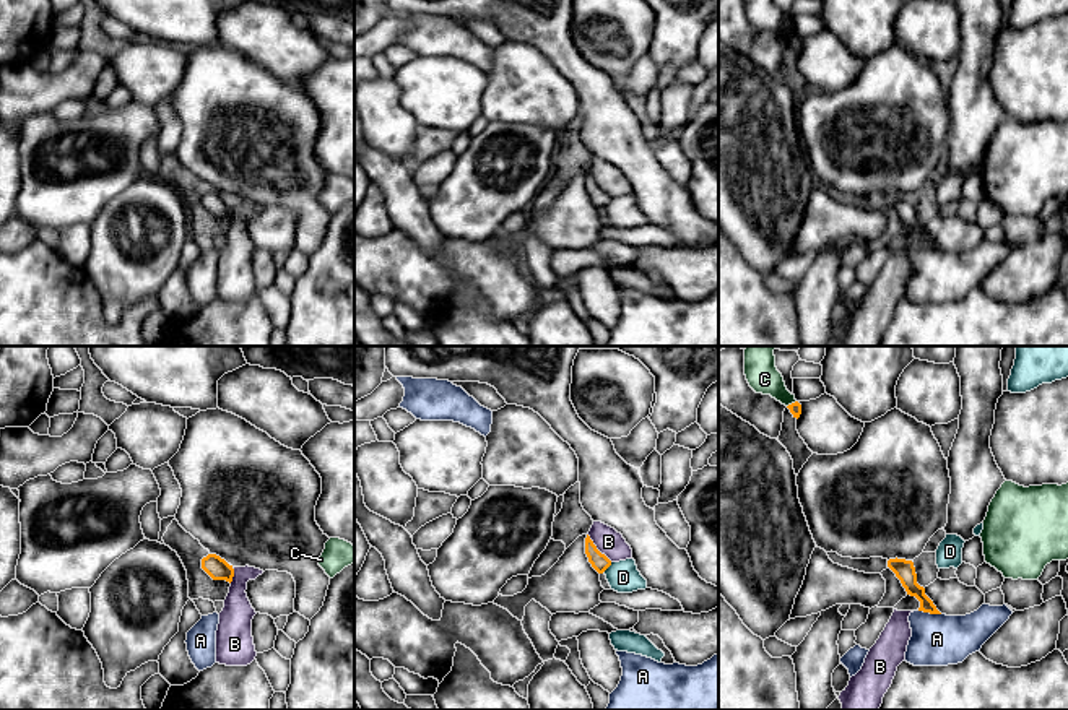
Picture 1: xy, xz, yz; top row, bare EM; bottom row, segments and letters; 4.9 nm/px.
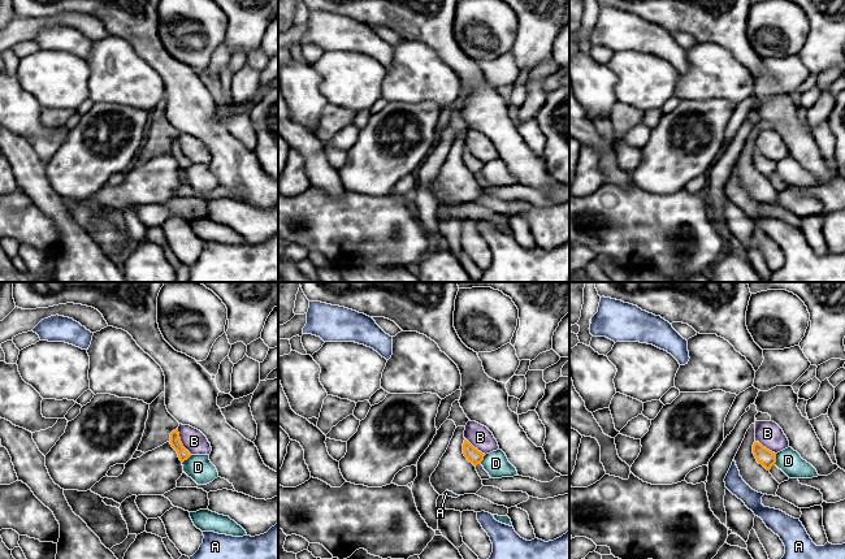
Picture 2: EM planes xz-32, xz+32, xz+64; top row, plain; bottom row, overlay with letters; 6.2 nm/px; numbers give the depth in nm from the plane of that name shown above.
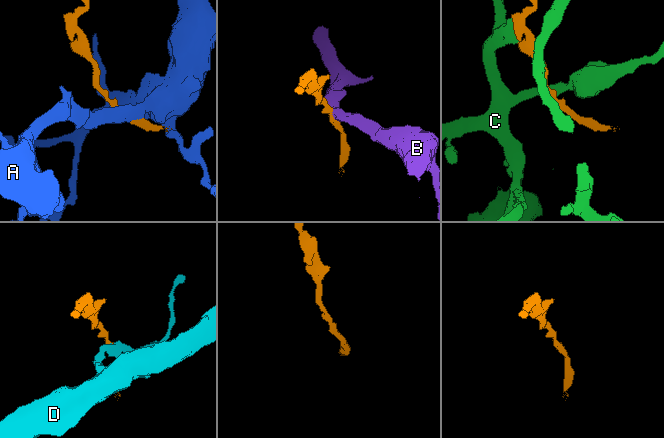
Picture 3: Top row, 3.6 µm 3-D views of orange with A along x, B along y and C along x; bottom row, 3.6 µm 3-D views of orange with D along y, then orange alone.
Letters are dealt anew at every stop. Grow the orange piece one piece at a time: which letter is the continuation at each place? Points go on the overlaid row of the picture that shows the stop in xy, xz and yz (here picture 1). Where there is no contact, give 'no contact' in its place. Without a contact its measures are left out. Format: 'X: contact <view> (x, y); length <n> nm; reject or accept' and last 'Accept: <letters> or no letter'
A: contact yz (930, 613); length 110 nm; reject
B: contact xz (595, 548); length 190 nm; reject
C: contact yz (792, 403); length 60 nm; reject
D: contact xz (607, 567); length 80 nm; reject
Accept: no letter

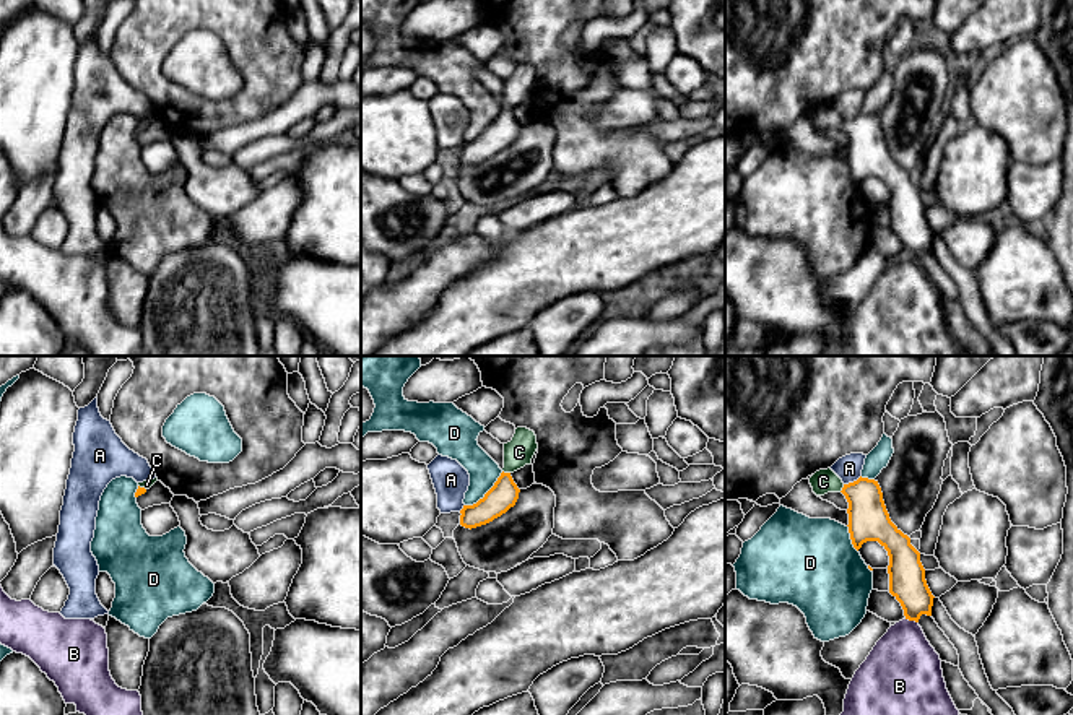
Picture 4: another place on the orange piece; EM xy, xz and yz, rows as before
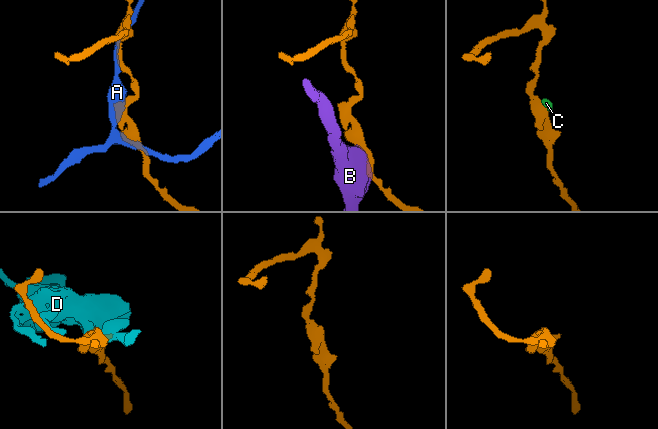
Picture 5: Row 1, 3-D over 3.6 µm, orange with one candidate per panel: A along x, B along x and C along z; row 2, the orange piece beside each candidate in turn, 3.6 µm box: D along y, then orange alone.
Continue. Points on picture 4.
A: contact yz (854, 481); length 100 nm; reject
B: contact yz (912, 619); length 70 nm; reject
C: contact xz (506, 473); length 40 nm; accept
D: contact xz (486, 493); length 260 nm; reject
Accept: C

